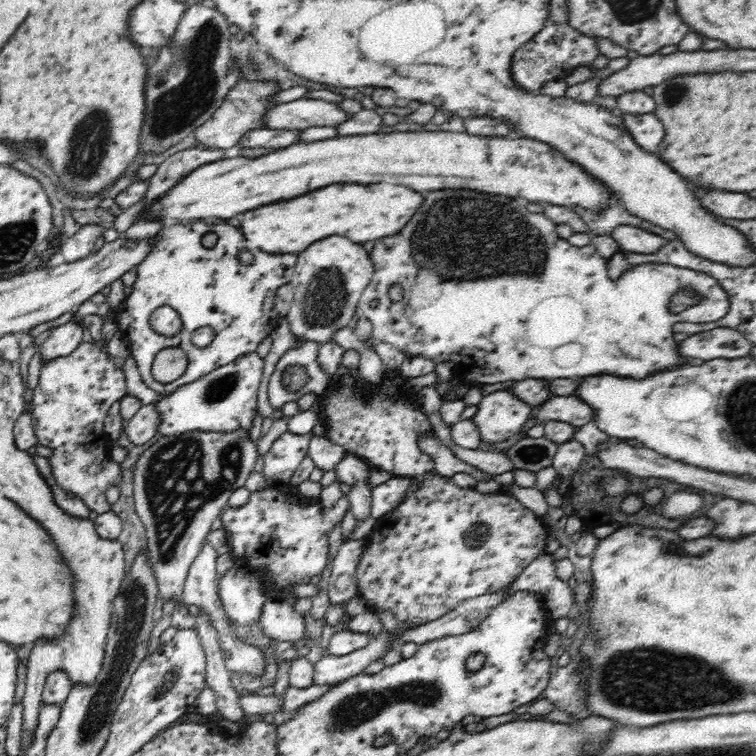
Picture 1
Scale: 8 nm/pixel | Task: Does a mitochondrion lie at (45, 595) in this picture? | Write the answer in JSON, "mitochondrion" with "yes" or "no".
{"mitochondrion":"no"}

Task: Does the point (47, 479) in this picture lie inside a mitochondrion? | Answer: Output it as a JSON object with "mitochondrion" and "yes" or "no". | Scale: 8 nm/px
{"mitochondrion":"no"}

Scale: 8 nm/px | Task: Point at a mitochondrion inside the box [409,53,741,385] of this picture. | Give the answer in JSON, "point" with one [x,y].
{"point":[674,93]}

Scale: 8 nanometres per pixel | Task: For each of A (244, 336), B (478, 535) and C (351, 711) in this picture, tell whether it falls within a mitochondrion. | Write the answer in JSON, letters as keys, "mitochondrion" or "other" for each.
{"A":"other","B":"mitochondrion","C":"mitochondrion"}

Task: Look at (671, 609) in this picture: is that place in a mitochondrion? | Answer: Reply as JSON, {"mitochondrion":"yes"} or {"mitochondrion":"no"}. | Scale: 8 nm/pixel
{"mitochondrion":"no"}

